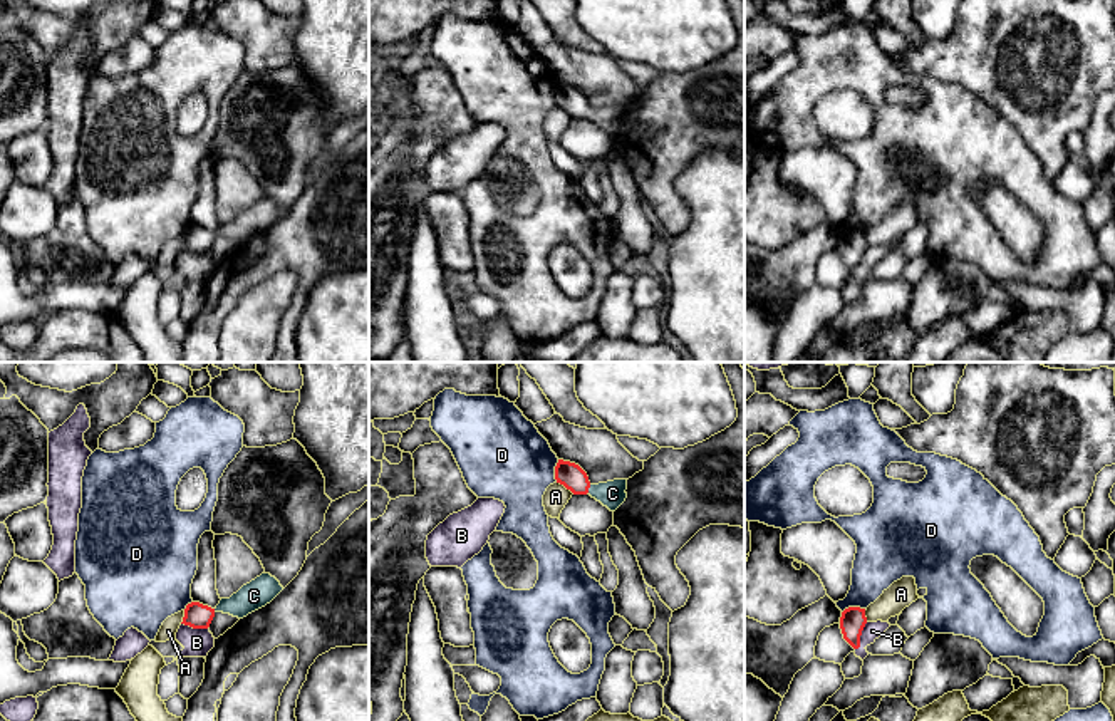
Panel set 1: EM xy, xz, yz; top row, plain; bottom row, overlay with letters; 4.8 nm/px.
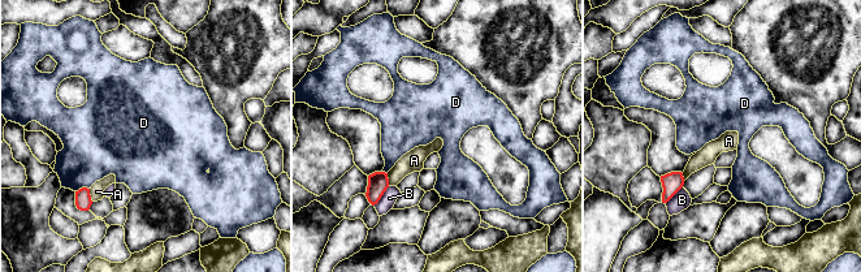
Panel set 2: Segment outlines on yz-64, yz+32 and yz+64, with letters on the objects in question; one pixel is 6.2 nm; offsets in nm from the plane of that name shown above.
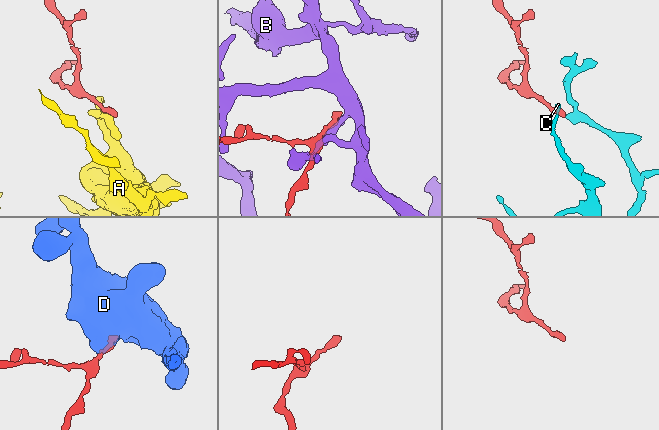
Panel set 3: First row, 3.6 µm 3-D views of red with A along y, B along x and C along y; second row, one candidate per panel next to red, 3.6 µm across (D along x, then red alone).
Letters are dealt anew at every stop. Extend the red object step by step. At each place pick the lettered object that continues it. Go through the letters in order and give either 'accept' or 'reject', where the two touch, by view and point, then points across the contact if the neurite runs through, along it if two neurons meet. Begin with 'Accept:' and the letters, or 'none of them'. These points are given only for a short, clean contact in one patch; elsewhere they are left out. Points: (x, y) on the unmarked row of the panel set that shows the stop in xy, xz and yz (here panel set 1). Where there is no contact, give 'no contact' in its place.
Accept: C
A: reject | xz (565, 111) | along xz (557, 106), (574, 118)
B: reject | yz (860, 259)
C: accept | xz (589, 111) | across xz (572, 101), (589, 111), (597, 116), (612, 118)
D: reject | yz (854, 232) | along yz (866, 233), (847, 232), (842, 237)

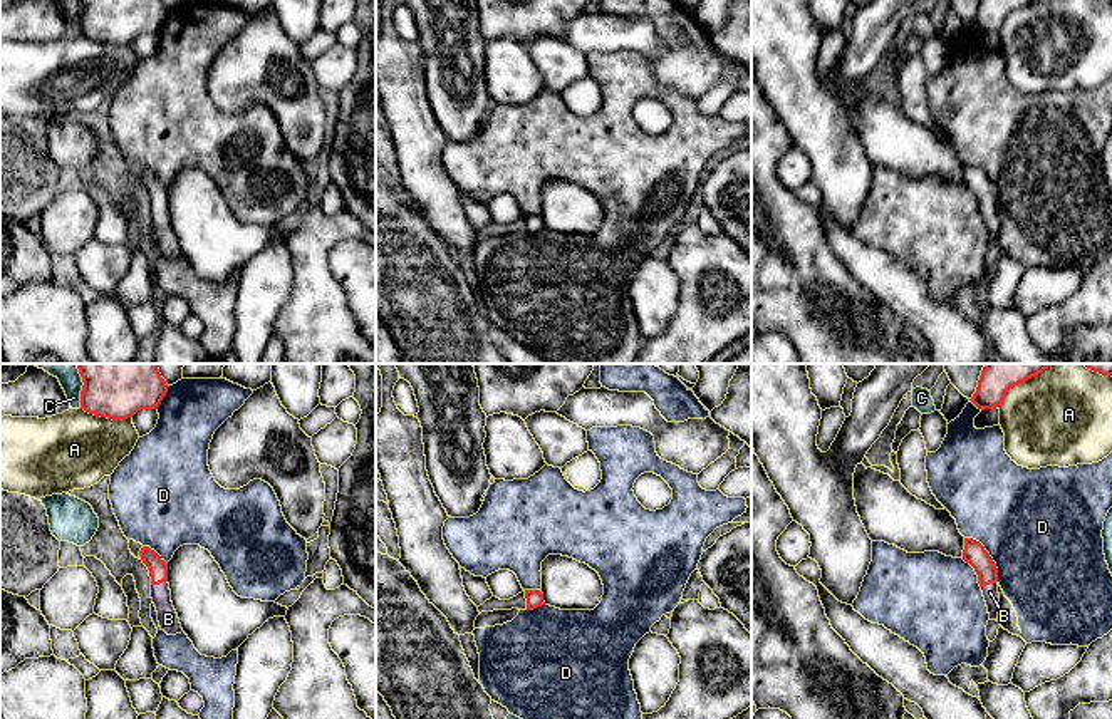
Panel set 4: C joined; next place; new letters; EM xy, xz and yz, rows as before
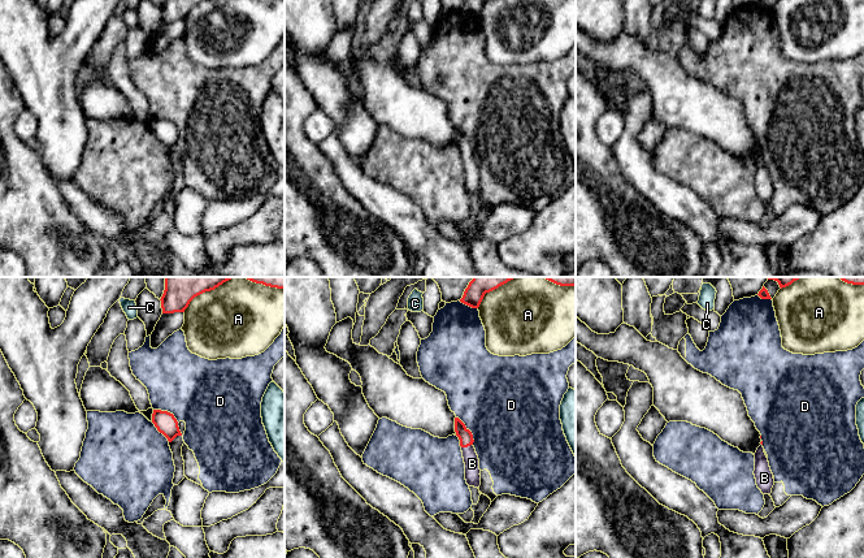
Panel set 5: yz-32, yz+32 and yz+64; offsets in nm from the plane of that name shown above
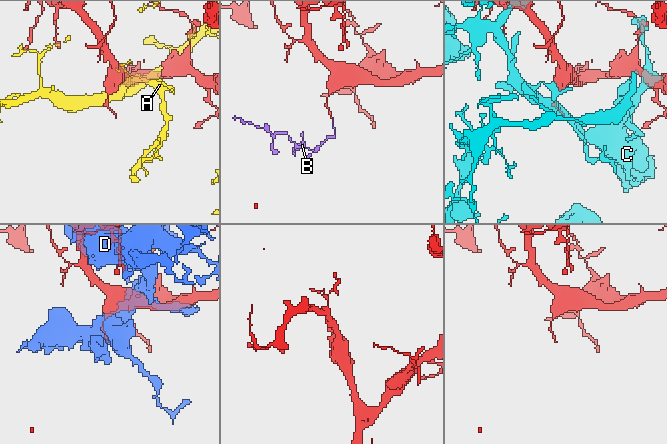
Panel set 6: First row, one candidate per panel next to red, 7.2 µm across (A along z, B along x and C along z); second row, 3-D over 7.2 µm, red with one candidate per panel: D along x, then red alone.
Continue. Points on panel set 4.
Accept: B
A: reject | xy (106, 41)
B: accept | xy (158, 208) | across xy (158, 193), (158, 208), (168, 243)
C: reject | xy (81, 17)
D: reject | yz (988, 180)

